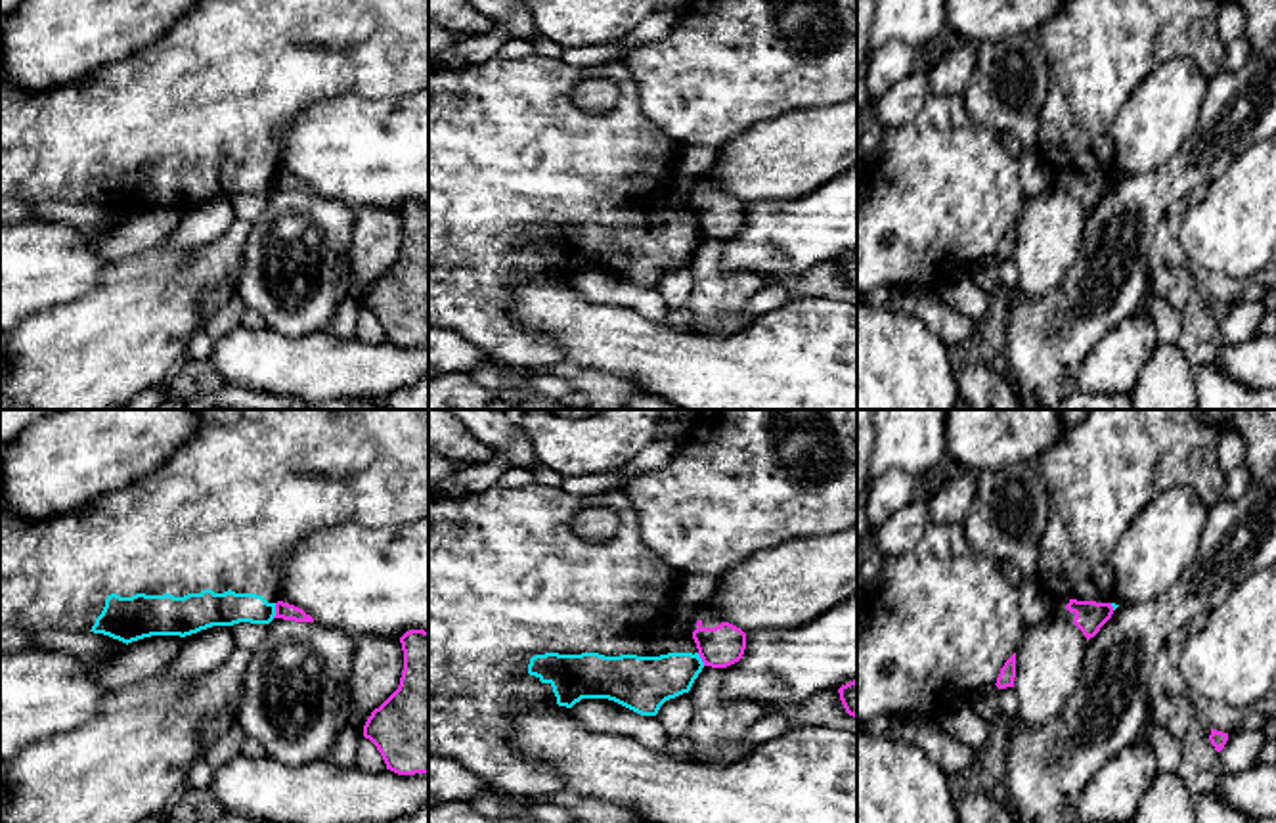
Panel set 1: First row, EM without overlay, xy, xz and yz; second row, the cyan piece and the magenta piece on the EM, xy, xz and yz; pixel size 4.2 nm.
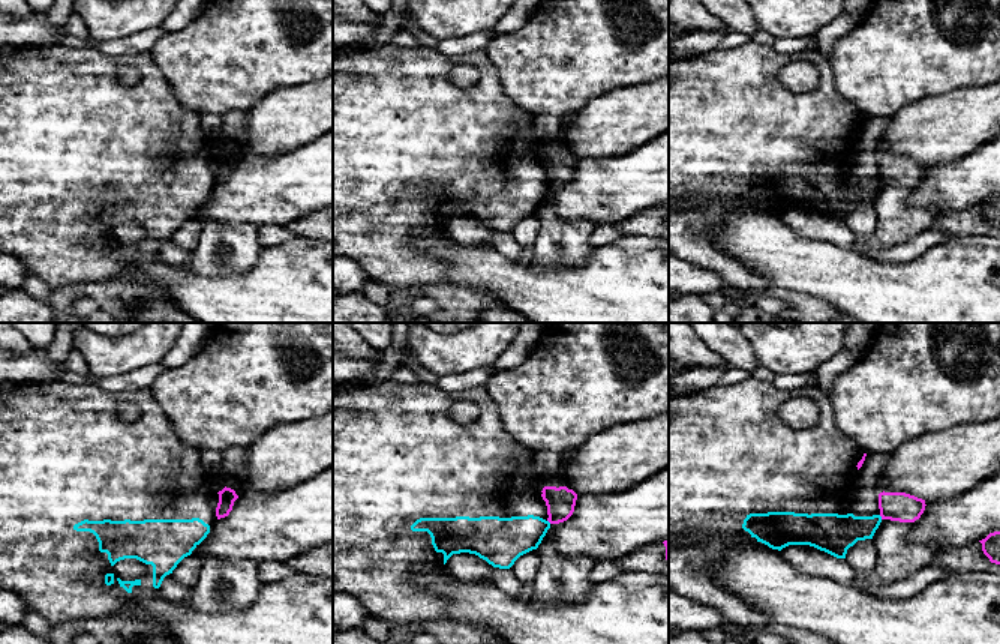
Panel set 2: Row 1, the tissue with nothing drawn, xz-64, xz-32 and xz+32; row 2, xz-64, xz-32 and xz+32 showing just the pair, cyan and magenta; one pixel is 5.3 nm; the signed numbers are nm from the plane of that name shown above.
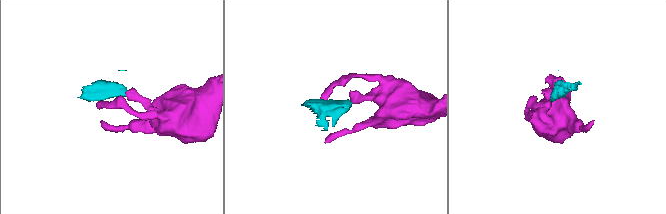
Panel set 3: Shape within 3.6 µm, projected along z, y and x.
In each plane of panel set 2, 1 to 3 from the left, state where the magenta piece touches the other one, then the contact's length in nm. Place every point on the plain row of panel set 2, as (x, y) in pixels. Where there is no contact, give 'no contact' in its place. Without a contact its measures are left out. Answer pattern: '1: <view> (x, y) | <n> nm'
1: no contact
2: no contact
3: xz+32 (880, 180) | 30 nm

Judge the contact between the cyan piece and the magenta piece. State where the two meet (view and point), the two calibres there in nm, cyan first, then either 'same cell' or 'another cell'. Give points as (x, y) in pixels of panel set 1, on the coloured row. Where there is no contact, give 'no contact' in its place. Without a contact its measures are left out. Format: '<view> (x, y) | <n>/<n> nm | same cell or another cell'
xy (274, 611) | 140/70 nm | another cell

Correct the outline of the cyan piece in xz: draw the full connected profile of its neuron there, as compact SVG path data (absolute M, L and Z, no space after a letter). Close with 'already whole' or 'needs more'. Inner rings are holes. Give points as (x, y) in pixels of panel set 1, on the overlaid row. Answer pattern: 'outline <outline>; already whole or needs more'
outline M532 482L522 488L492 486L480 494L463 498L429 498L429 750L451 758L492 785L503 798L532 796L541 800L562 789L561 771L547 762L526 758L511 741L517 716L536 706L572 708L582 699L608 699L641 716L656 716L660 706L689 693L704 668L694 639L681 641L670 630L675 620L671 609L683 574L666 565L641 538L639 517L624 490L601 492L595 498L566 494L561 486ZM587 505L608 507L620 517L620 526L610 540L587 542L580 538L570 523Z; needs more

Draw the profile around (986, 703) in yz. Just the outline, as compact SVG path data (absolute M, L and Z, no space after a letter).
M987 685L983 687L978 695L970 699L972 708L976 714L987 723L997 723L1002 722L1008 737L1014 735L1014 725L1006 720L1004 712L1001 710L999 704L999 687L997 685Z

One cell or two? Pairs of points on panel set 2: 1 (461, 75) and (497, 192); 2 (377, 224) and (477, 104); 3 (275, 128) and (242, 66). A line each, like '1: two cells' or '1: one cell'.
1: two cells
2: one cell
3: two cells

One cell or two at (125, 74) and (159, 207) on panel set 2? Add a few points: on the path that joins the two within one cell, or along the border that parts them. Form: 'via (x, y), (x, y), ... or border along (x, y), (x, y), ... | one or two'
border along (117, 69), (135, 66), (141, 78) | two

